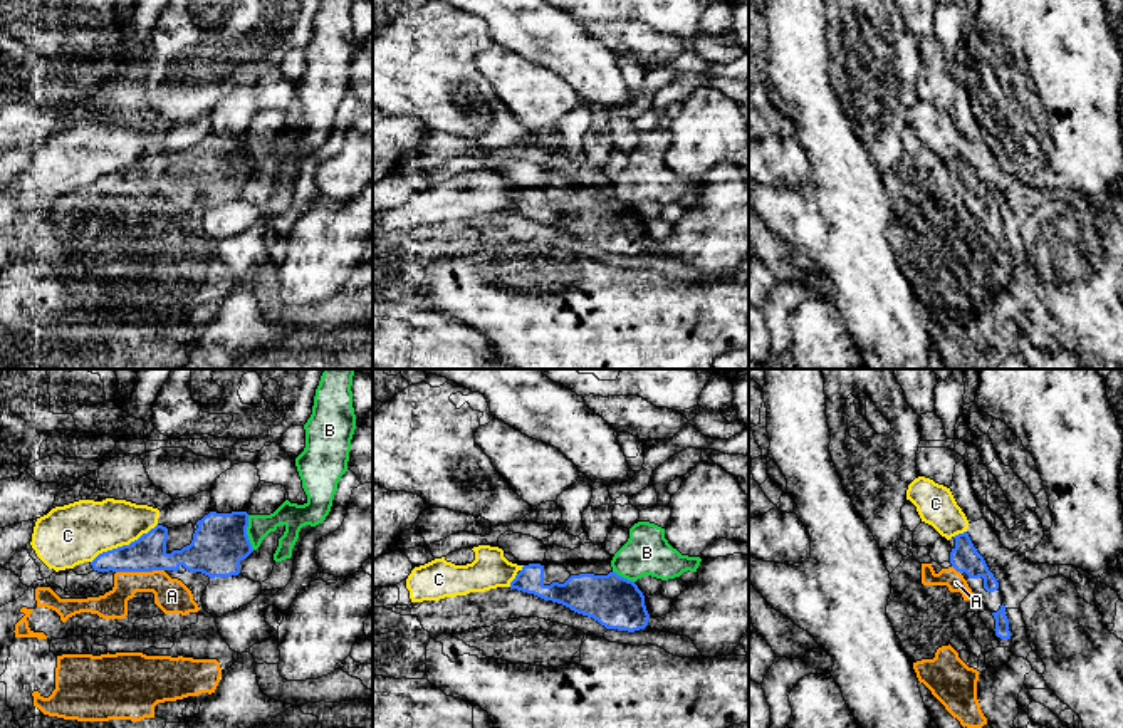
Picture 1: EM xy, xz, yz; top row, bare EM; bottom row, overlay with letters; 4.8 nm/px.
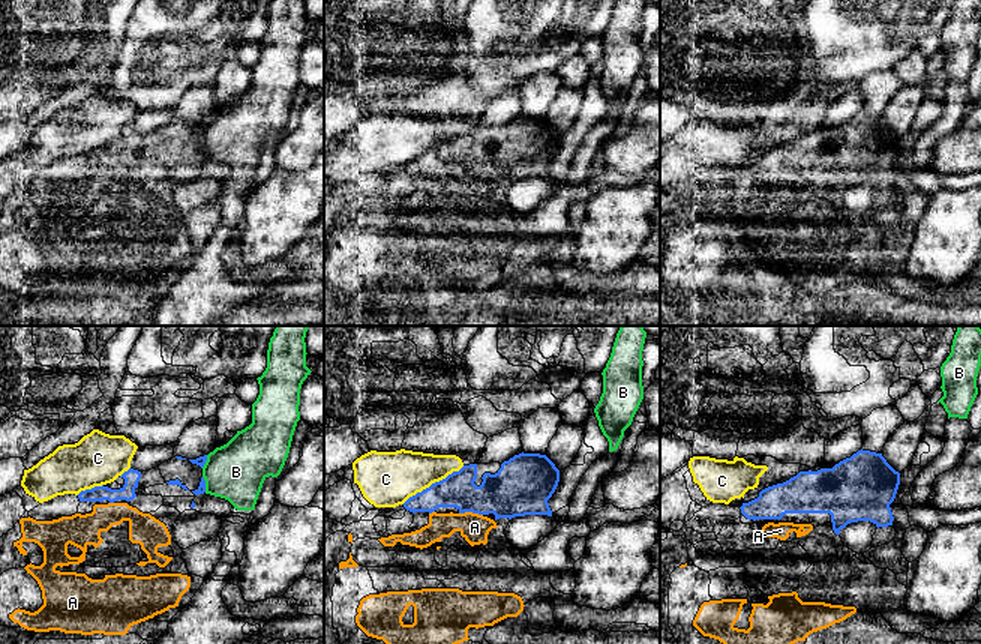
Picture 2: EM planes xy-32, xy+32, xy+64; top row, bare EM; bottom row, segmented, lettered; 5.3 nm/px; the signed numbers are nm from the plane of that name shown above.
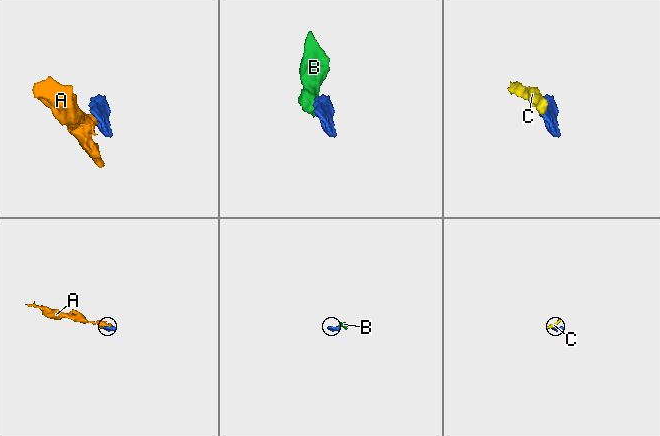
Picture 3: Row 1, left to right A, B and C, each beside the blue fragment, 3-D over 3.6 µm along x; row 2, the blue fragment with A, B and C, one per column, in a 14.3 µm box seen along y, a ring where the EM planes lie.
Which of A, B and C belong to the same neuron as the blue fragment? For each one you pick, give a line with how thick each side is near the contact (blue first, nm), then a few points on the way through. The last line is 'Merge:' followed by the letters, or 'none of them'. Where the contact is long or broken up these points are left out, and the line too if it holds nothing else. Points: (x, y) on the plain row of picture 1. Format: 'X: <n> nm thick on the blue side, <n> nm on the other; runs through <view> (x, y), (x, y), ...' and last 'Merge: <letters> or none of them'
A: 170 nm thick on the blue side, 170 nm on the other
Merge: A

